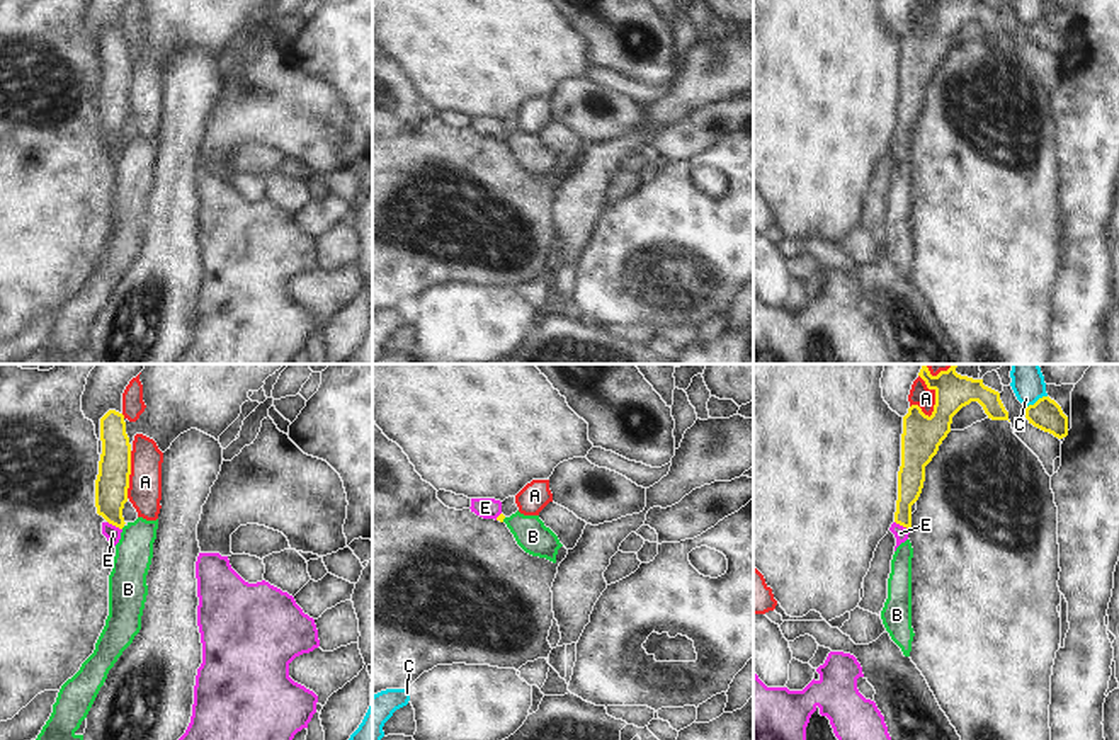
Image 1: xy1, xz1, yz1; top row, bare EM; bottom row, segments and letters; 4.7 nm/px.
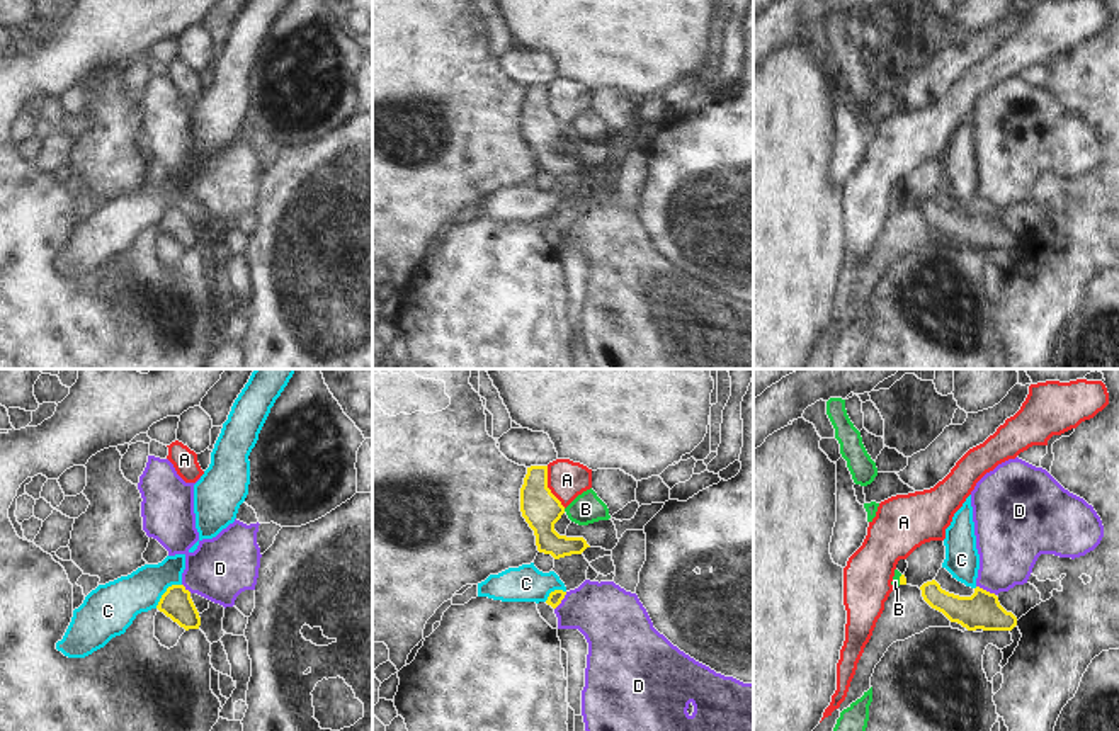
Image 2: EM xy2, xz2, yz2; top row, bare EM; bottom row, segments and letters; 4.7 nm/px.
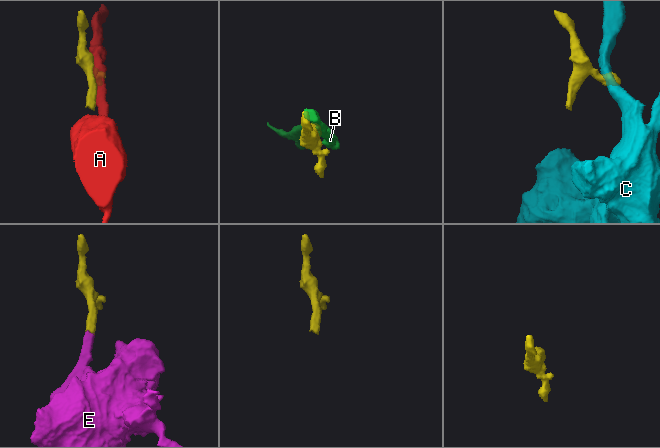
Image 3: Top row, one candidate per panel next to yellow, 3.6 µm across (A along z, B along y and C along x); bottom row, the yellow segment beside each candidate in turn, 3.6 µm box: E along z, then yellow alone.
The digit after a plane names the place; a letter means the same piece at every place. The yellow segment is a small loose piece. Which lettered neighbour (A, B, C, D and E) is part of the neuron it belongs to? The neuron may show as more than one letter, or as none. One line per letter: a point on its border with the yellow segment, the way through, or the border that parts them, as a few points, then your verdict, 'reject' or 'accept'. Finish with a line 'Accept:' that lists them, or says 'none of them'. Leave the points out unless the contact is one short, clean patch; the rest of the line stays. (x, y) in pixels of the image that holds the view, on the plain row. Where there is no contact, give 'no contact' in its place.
A: meets yellow in yz1 at (936, 17); reject
B: meets yellow in yz2 at (900, 199); reject
C: meets yellow in xy2 at (165, 211); border along xy2 (181, 203), (172, 203), (155, 226); reject
D: meets yellow in yz2 at (985, 209); border along yz2 (976, 204), (995, 215); reject
E: meets yellow in xy1 at (114, 143); runs through xy1 (111, 106), (114, 143), (113, 152); accept
Accept: E

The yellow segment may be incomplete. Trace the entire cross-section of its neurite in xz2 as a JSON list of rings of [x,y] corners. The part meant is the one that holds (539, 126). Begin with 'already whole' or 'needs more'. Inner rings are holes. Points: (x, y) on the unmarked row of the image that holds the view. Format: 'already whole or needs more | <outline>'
already whole | [[[531,85],[520,107],[520,131],[534,150],[539,172],[554,178],[582,173],[587,167],[583,156],[566,156],[554,150],[554,143],[565,133],[561,121],[548,107],[548,85]]]

